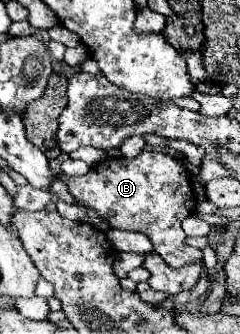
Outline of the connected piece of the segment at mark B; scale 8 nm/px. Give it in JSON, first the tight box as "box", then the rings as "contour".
{"box":[59,151,203,267],"contour":[[[141,151],[137,157],[111,157],[91,167],[87,175],[69,177],[59,173],[75,201],[93,209],[113,229],[141,231],[149,235],[155,251],[171,265],[183,267],[203,259],[203,251],[185,243],[187,235],[181,229],[181,221],[195,213],[197,201],[191,189],[191,173],[181,161],[171,155]]]}

